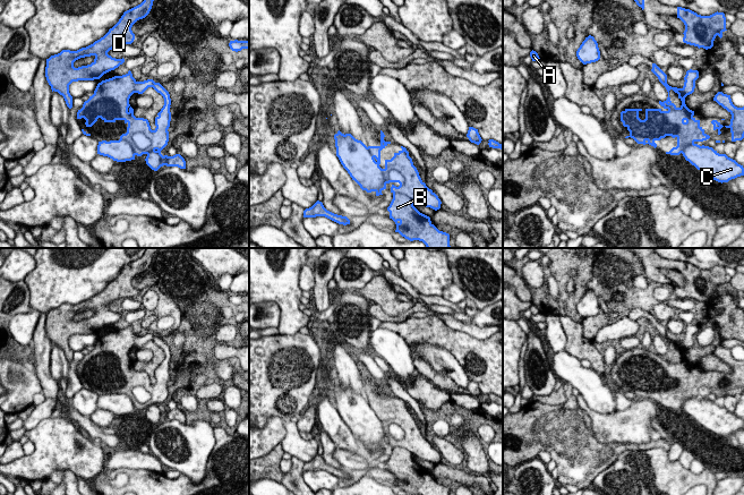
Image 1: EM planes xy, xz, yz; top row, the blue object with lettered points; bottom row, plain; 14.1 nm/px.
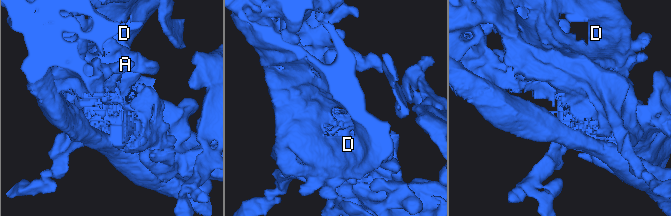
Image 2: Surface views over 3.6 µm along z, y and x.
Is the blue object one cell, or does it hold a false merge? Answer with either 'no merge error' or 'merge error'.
merge error

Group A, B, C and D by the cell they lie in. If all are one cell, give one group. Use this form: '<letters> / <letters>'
A B D / C

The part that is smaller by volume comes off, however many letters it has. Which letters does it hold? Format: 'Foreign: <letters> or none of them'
Foreign: A, B, D

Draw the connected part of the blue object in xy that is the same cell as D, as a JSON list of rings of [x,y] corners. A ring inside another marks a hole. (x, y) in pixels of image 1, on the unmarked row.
[[[147,248],[144,255],[125,265],[119,275],[109,285],[93,298],[77,305],[62,304],[60,307],[46,313],[45,331],[52,345],[63,350],[69,362],[72,361],[72,350],[69,339],[78,334],[100,333],[104,327],[114,324],[125,316],[125,313],[116,313],[108,308],[117,299],[131,298],[135,288],[132,279],[145,272],[153,259],[153,255],[161,248]],[[94,309],[91,318],[74,321],[74,316],[80,311]]]

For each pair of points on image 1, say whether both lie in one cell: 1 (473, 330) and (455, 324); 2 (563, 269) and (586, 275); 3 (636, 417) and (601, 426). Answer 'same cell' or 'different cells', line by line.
1: same cell
2: same cell
3: same cell

